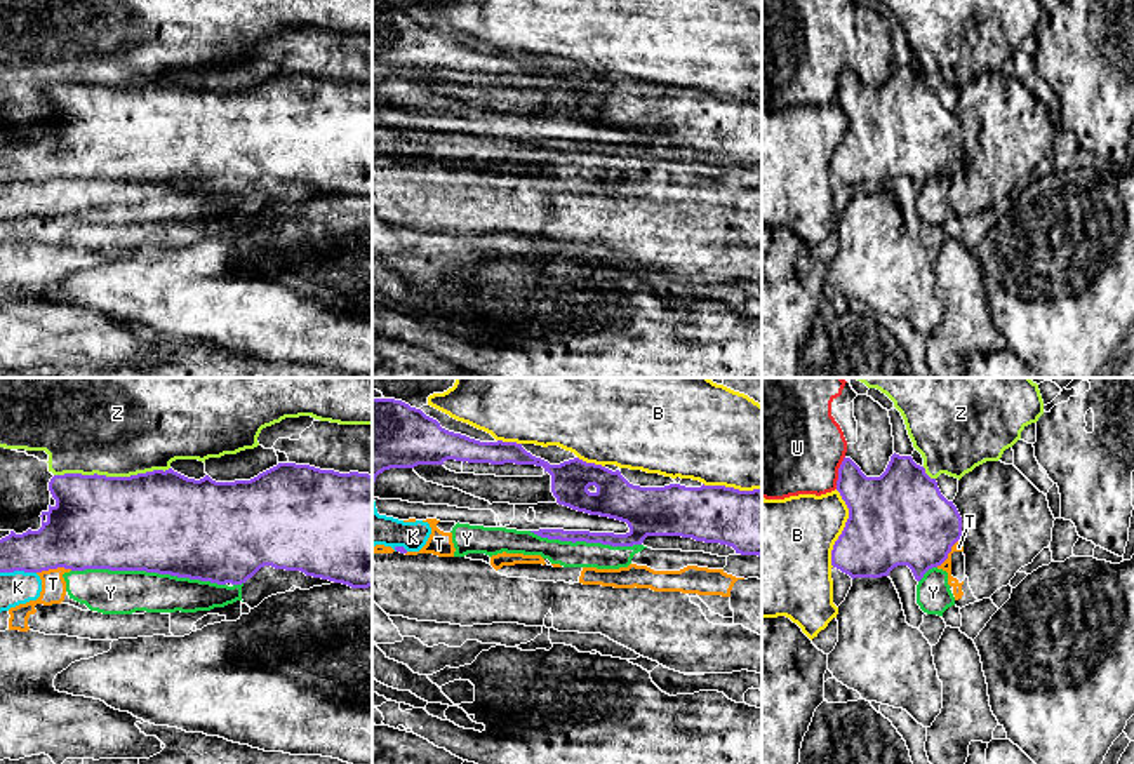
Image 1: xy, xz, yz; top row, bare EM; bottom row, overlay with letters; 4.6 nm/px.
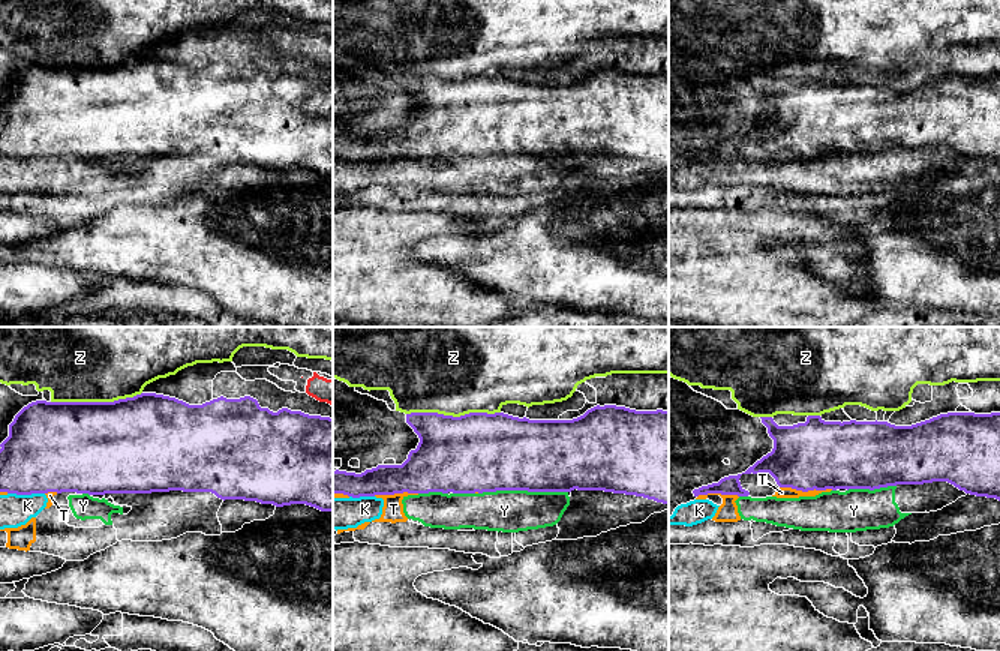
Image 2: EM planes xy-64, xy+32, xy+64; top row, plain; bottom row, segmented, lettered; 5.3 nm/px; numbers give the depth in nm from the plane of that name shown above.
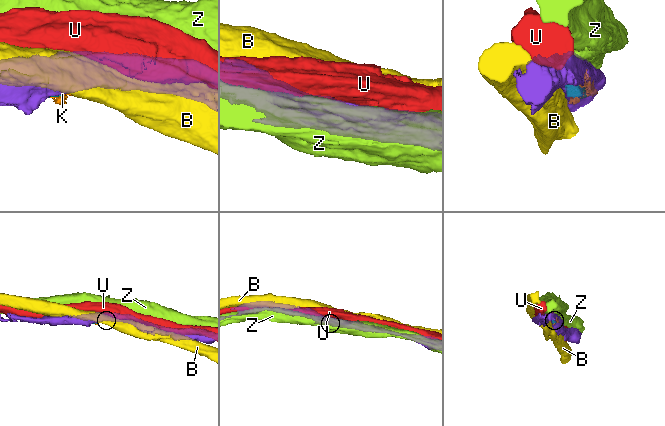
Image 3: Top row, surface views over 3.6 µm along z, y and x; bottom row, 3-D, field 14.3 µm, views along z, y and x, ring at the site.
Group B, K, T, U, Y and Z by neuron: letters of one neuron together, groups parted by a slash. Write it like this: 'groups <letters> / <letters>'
groups B / K T Y / U / Z

